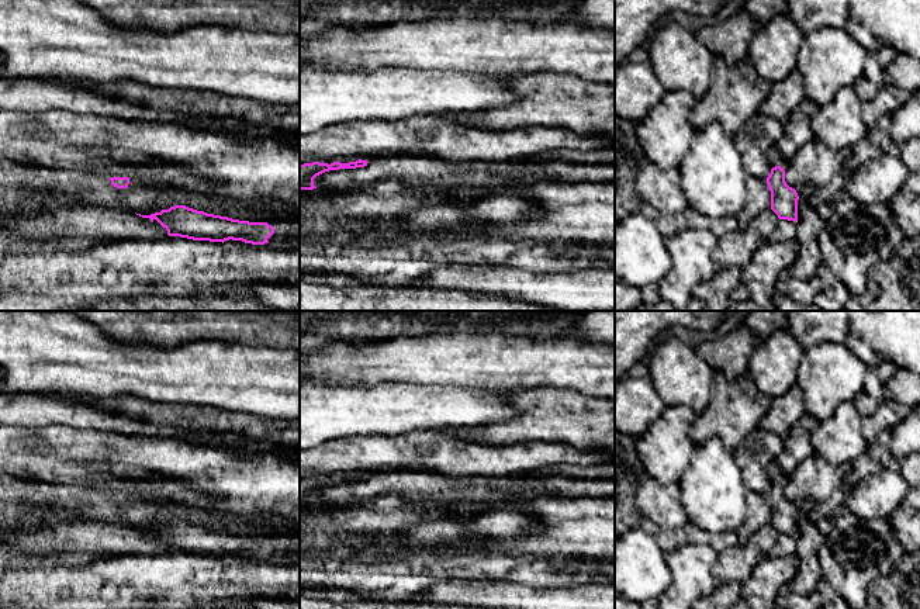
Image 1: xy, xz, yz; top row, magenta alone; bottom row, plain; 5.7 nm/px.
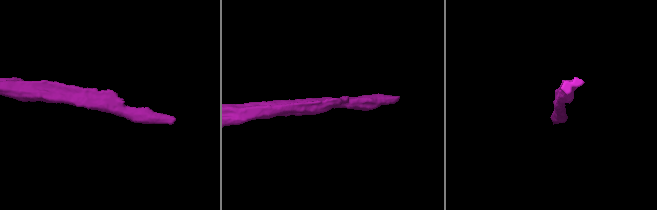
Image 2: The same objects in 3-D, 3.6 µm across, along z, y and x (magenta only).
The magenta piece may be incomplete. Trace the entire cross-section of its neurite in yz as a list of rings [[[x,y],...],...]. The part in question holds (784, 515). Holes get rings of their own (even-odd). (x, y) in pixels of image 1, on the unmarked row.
[[[775,461],[768,463],[765,471],[771,480],[771,488],[767,492],[767,499],[771,506],[771,525],[779,534],[796,537],[799,511],[785,496],[785,485],[789,477],[781,471]]]

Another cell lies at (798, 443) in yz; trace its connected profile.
[[[795,425],[789,437],[784,442],[784,450],[775,463],[785,475],[791,475],[796,466],[814,453],[810,442],[810,432]]]

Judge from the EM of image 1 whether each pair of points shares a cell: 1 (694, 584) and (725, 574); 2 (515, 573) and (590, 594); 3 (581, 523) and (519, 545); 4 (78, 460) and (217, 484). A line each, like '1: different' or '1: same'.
1: different
2: different
3: same
4: same

